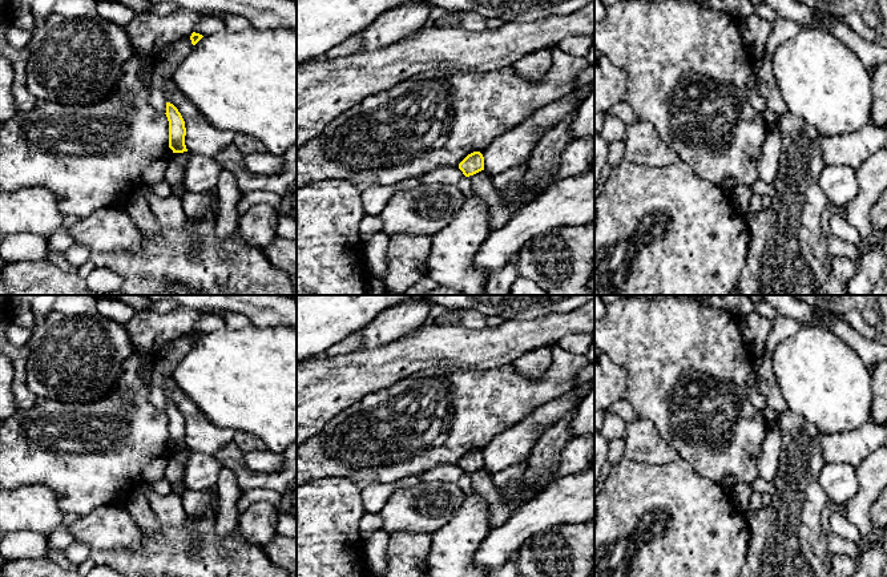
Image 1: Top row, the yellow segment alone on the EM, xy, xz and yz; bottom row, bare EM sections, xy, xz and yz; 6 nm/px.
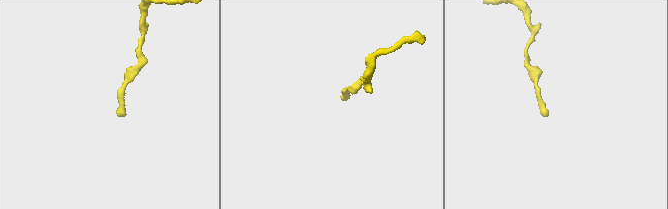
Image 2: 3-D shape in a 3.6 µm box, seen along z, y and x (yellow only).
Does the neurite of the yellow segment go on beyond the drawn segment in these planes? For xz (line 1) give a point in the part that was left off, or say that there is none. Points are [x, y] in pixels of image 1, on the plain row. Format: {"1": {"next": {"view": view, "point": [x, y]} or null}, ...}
{"1": {"next": null}}

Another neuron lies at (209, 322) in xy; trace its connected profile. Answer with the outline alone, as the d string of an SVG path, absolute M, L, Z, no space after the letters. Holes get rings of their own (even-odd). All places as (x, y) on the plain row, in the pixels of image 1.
M205 312L201 319L195 323L194 330L202 334L213 332L223 328L225 320L219 314Z

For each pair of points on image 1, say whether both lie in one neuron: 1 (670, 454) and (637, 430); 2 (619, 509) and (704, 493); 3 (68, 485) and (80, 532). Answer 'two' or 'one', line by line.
1: one
2: one
3: two

